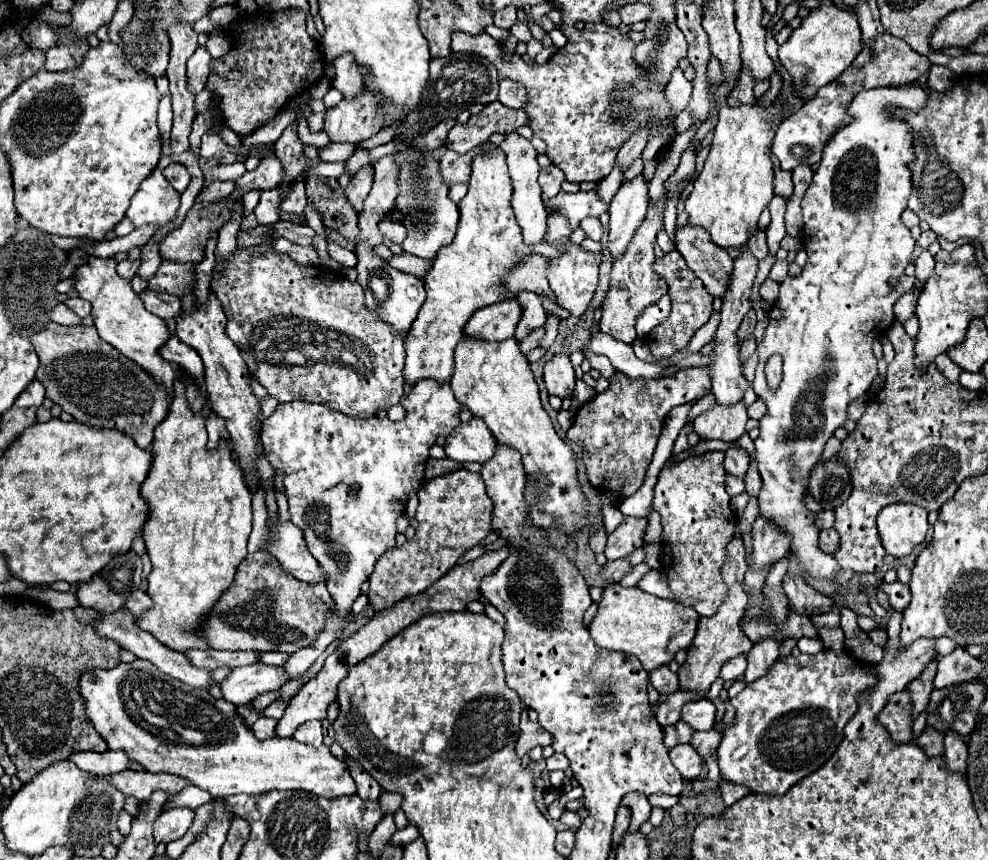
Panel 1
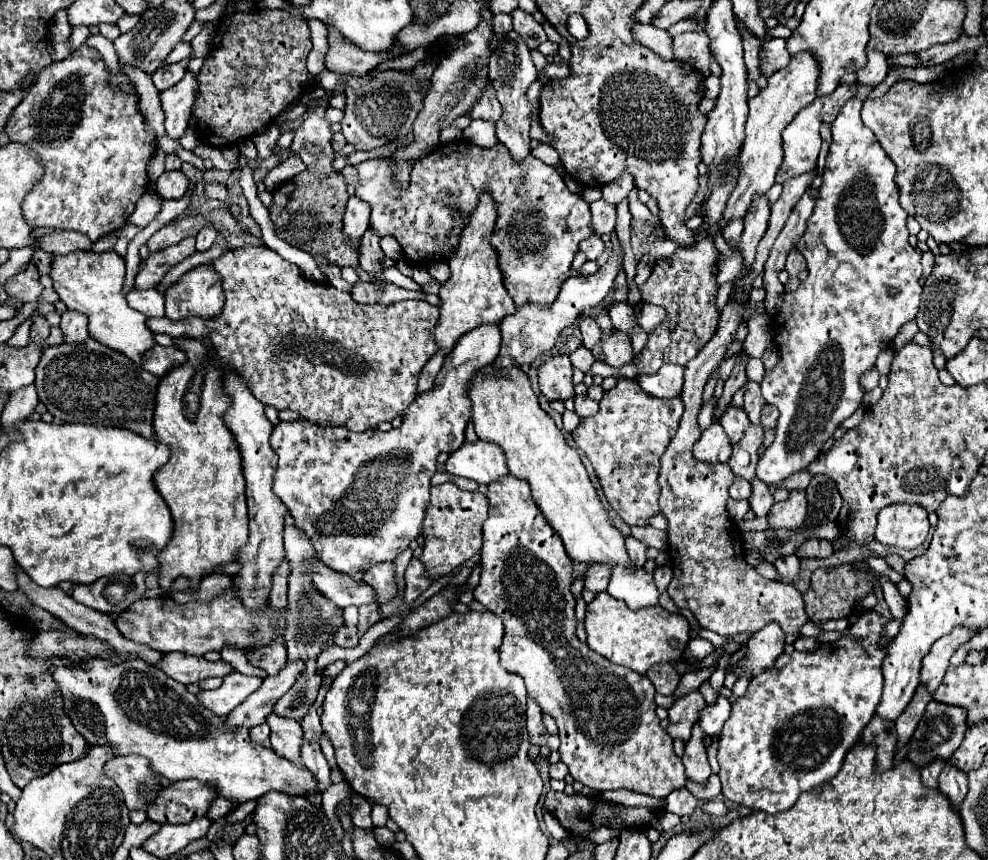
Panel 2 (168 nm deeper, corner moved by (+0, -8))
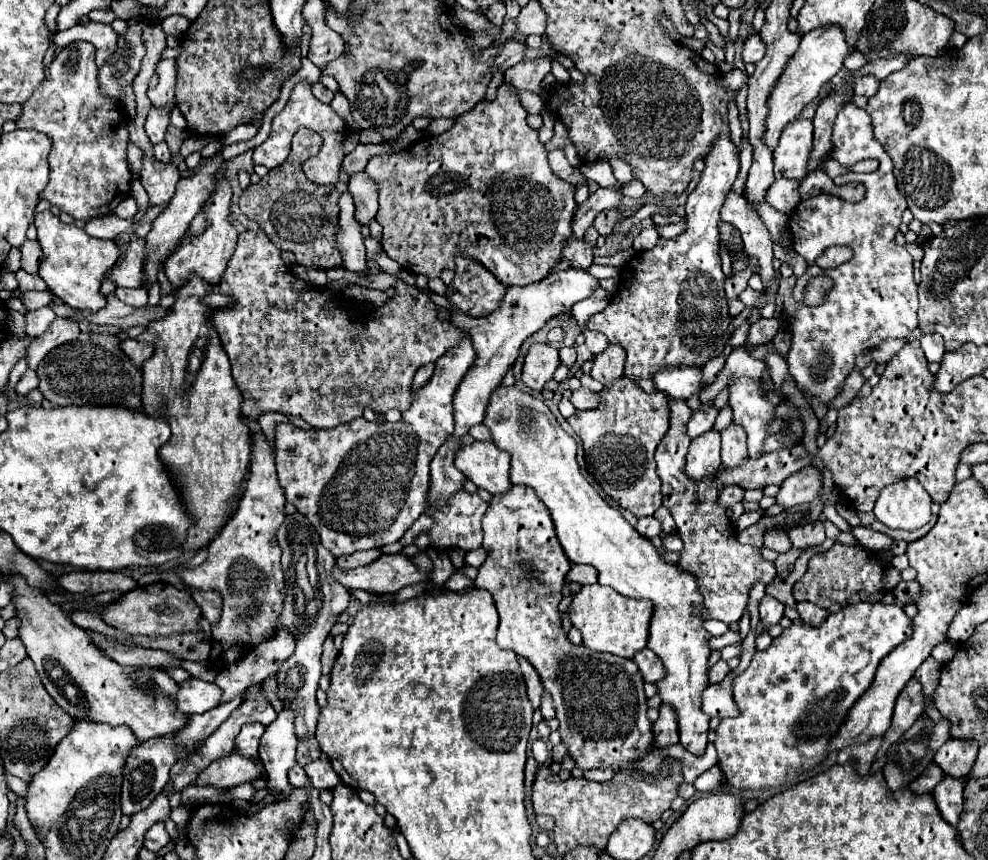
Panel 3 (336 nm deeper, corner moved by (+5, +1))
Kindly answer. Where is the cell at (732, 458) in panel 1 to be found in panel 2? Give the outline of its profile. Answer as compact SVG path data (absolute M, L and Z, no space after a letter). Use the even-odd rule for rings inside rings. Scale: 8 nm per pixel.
M735 477L731 489L729 489L729 495L733 499L747 499L751 495L751 483L745 481L743 477Z

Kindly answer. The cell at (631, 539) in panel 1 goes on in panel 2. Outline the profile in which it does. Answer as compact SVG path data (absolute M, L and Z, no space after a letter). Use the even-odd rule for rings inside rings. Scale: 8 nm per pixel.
M595 563L585 573L585 589L593 591L593 593L601 593L607 589L609 577L611 577L611 565Z

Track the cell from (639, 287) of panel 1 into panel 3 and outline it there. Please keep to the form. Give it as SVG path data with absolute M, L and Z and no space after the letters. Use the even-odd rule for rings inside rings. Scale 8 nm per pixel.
M610 344L606 352L594 358L594 368L592 368L592 378L602 382L604 386L610 386L614 380L624 376L624 358L622 348L616 344Z

